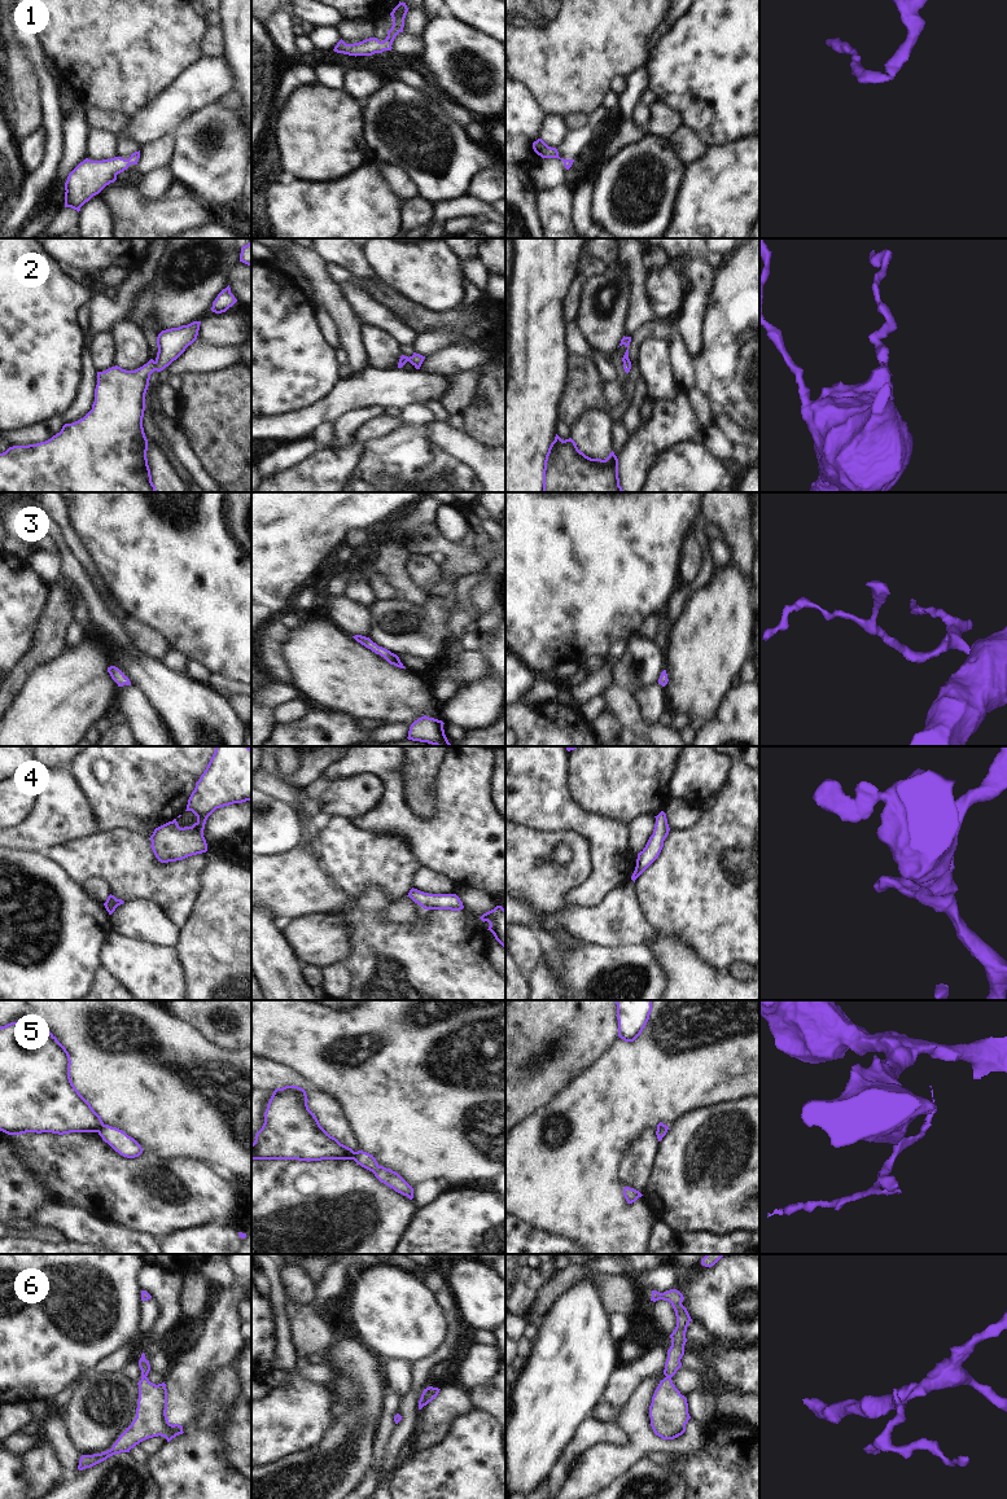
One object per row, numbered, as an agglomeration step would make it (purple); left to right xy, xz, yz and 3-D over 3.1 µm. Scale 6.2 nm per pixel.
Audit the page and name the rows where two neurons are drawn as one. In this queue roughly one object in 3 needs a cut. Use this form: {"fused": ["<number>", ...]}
{"fused": ["5"]}

